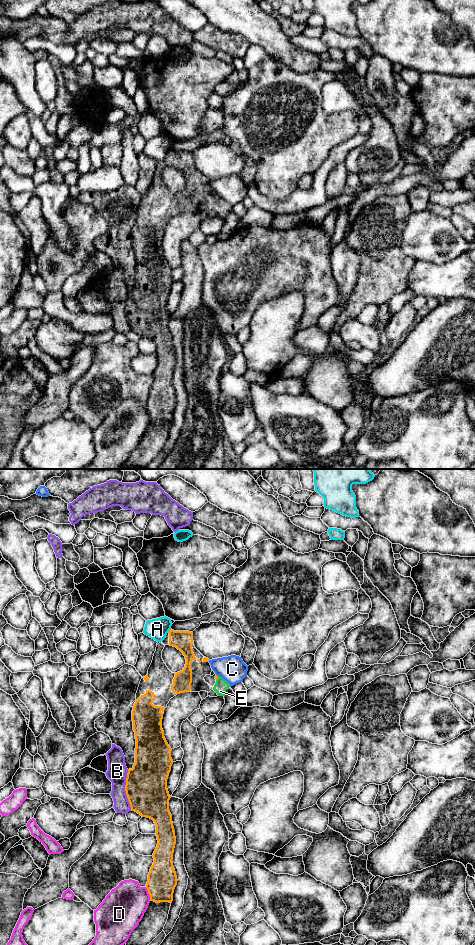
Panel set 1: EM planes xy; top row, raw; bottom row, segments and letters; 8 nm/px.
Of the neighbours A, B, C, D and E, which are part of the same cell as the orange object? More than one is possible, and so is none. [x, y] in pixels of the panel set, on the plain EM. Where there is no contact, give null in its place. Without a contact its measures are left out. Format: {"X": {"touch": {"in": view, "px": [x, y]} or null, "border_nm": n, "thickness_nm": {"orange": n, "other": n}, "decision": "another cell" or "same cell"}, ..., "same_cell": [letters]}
{"A": {"touch": {"in": "xy", "px": [169, 150]}, "border_nm": 50, "thickness_nm": {"orange": 160, "other": 170}, "decision": "another cell"}, "B": {"touch": {"in": "xy", "px": [125, 310]}, "border_nm": 320, "thickness_nm": {"orange": 340, "other": 160}, "decision": "another cell"}, "C": {"touch": null, "decision": "another cell"}, "D": {"touch": {"in": "xy", "px": [148, 412]}, "border_nm": 110, "thickness_nm": {"orange": 240, "other": 340}, "decision": "another cell"}, "E": {"touch": {"in": "xy", "px": [217, 198]}, "border_nm": 40, "thickness_nm": {"orange": 30, "other": 100}, "decision": "same cell"}, "same_cell": ["E"]}

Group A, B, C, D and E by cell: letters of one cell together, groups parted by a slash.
A / B / C / D / E

